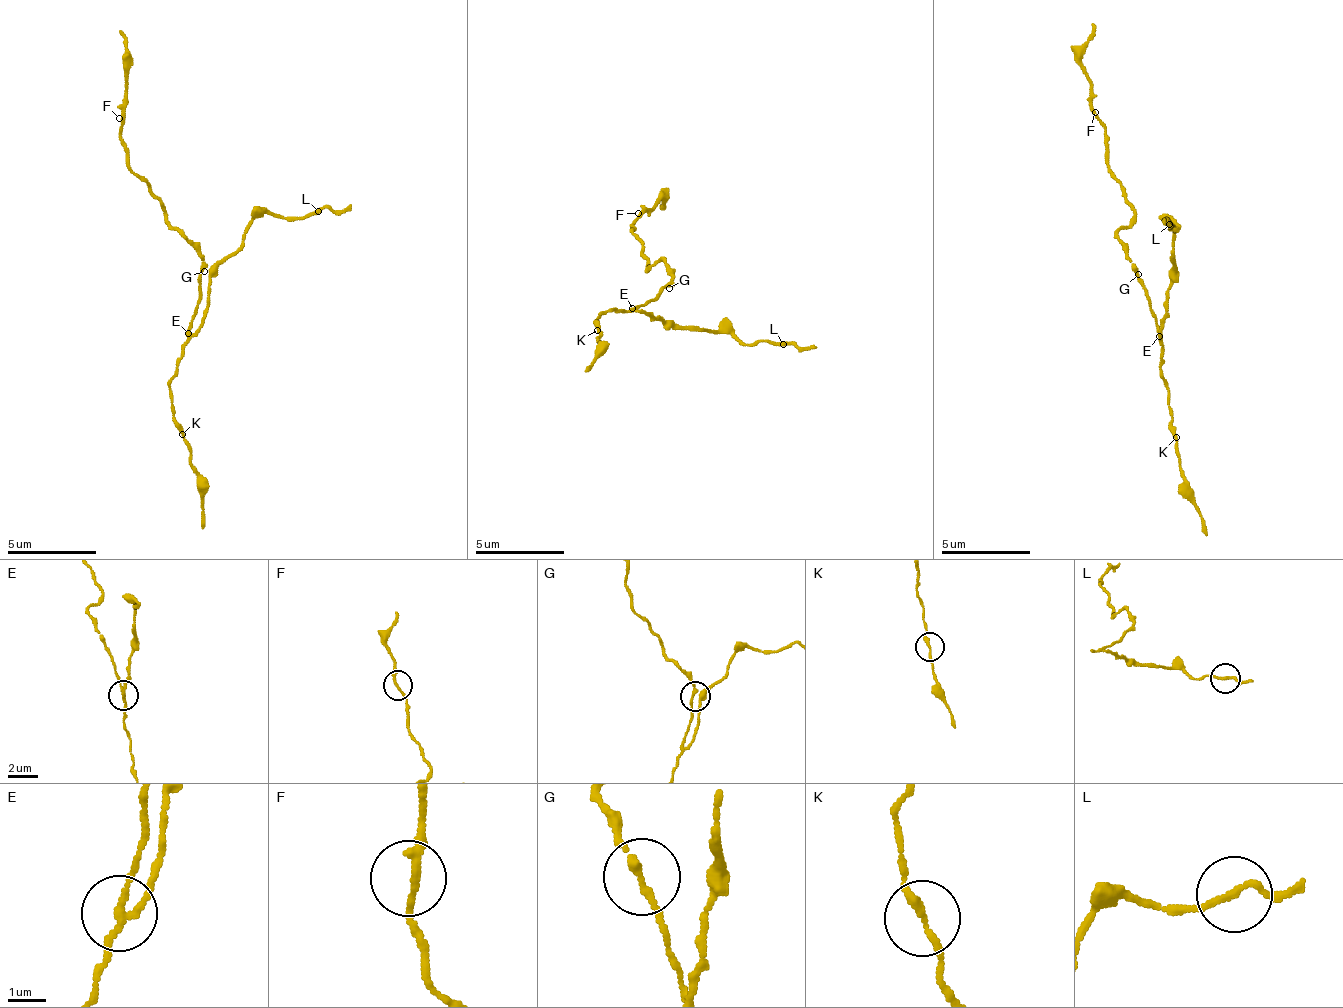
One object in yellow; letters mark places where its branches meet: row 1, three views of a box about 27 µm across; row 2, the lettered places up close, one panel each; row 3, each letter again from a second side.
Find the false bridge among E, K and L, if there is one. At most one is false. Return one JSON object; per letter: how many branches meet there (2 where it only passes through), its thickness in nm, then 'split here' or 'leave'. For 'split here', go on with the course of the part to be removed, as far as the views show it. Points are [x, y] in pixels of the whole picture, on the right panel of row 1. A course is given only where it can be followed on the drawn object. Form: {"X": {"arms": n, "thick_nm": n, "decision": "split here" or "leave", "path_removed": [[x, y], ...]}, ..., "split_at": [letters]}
{"E": {"arms": 3, "thick_nm": 150, "decision": "split here", "path_removed": [[1161, 335], [1129, 256], [1116, 236], [1134, 209], [1107, 161], [1103, 121], [1084, 67], [1090, 22]]}, "K": {"arms": 2, "thick_nm": 190, "decision": "leave"}, "L": {"arms": 2, "thick_nm": 170, "decision": "leave"}, "split_at": ["E"]}

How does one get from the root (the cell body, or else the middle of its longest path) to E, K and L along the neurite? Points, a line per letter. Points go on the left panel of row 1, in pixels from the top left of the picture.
E: (200, 271), (201, 293), (195, 319), (187, 332)
K: (200, 271), (201, 293), (191, 337), (183, 350), (178, 372), (170, 381), (171, 412), (182, 434)
L: (200, 271), (190, 324), (196, 328), (207, 314), (212, 269), (254, 220), (318, 211)

